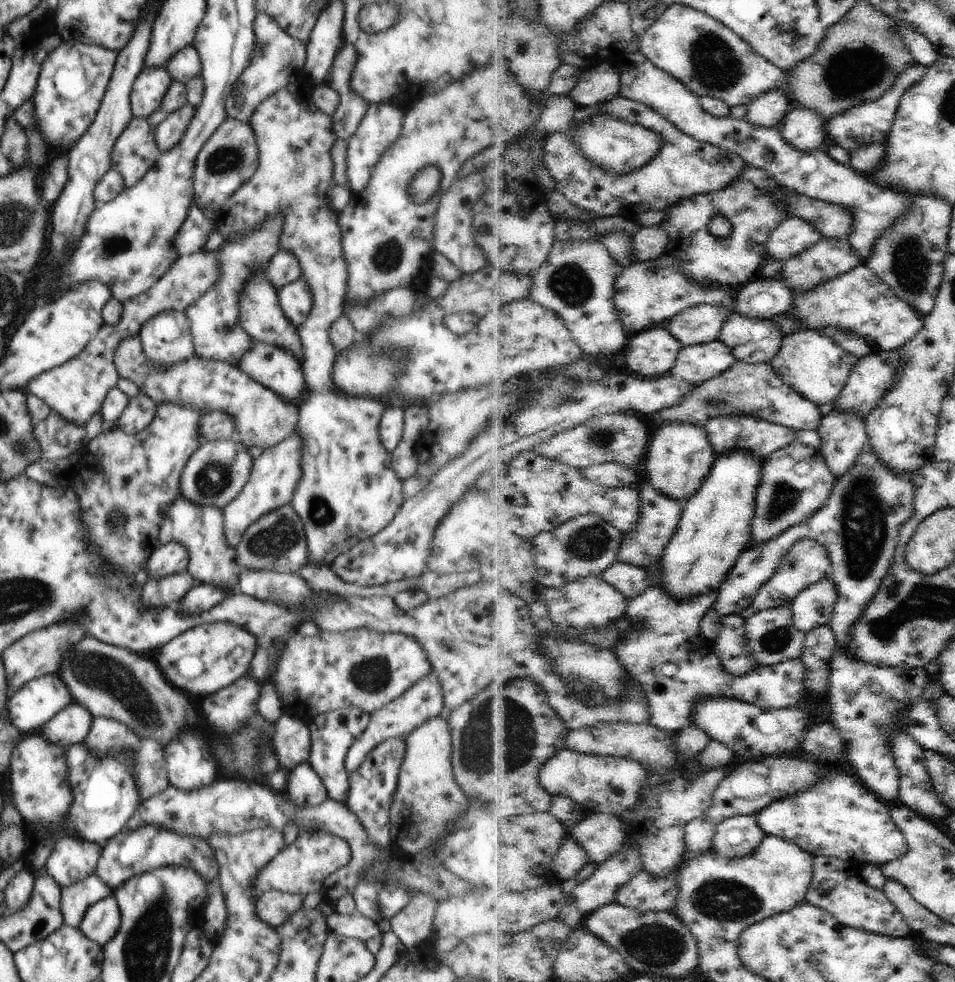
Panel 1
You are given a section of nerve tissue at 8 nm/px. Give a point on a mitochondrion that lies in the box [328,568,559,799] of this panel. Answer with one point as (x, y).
(494, 738)

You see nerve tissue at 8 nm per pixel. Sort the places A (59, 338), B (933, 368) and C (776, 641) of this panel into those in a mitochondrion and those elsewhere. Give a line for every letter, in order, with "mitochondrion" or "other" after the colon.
A: other
B: other
C: mitochondrion

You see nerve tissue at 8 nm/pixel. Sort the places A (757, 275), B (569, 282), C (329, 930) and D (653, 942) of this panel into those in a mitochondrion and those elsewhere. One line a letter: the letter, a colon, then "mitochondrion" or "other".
A: other
B: mitochondrion
C: other
D: mitochondrion

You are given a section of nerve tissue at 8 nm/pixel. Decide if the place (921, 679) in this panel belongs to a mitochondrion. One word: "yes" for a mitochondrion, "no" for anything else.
no

